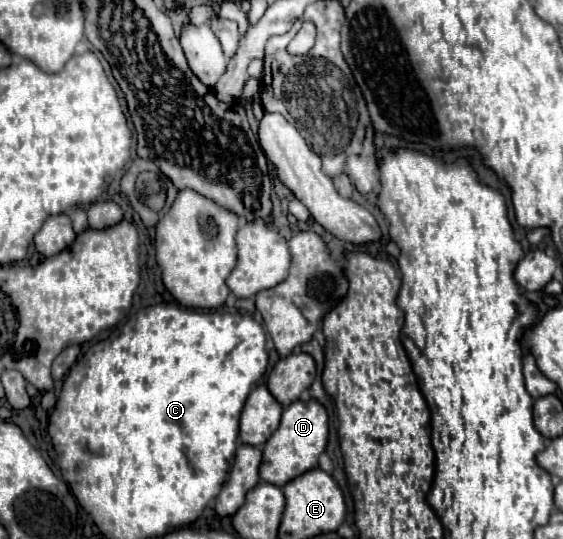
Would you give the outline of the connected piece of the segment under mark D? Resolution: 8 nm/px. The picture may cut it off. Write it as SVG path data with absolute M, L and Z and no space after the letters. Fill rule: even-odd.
M294 401L282 413L280 427L272 433L262 449L262 465L260 465L260 479L272 485L282 487L290 479L310 471L316 467L320 453L324 451L328 441L328 415L326 409L316 401Z

